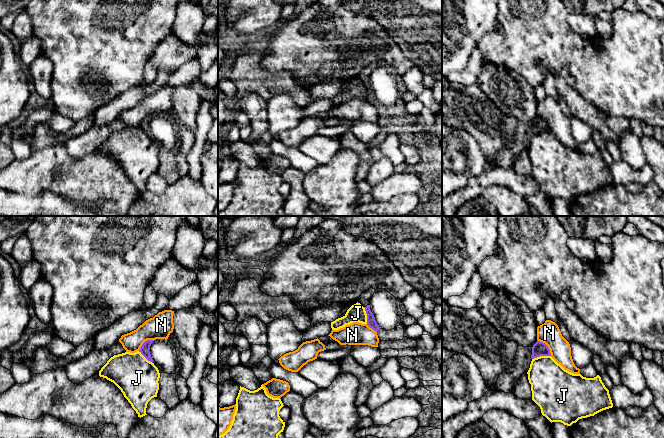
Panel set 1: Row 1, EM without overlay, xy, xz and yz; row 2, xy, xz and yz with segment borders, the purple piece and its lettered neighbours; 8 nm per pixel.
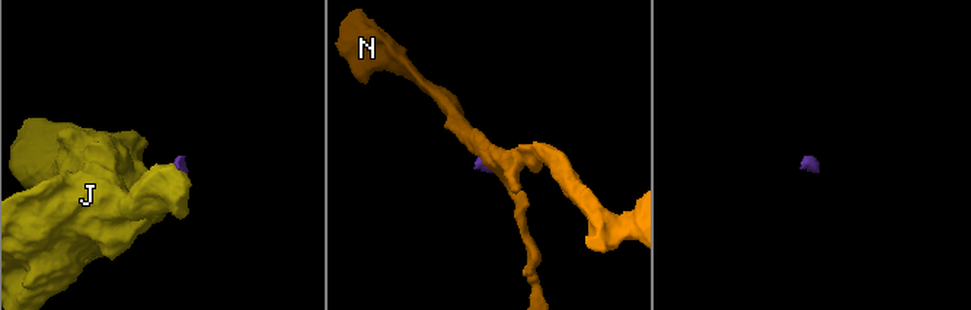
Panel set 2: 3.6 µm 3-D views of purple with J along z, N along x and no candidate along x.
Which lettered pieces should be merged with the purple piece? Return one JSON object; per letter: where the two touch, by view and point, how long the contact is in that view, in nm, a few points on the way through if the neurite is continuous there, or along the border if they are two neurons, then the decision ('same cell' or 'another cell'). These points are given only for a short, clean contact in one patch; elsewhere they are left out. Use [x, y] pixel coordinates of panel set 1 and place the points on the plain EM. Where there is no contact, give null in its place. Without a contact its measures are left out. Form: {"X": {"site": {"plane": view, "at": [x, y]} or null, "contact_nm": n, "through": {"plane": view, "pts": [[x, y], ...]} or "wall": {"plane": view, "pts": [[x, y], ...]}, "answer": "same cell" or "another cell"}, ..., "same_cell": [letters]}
{"J": {"site": {"plane": "yz", "at": [541, 131]}, "contact_nm": 160, "wall": {"plane": "yz", "pts": [[550, 131], [540, 131], [532, 135]]}, "answer": "another cell"}, "N": {"site": {"plane": "yz", "at": [547, 122]}, "contact_nm": 180, "wall": {"plane": "yz", "pts": [[537, 115], [547, 122], [551, 131]]}, "answer": "another cell"}, "same_cell": []}

